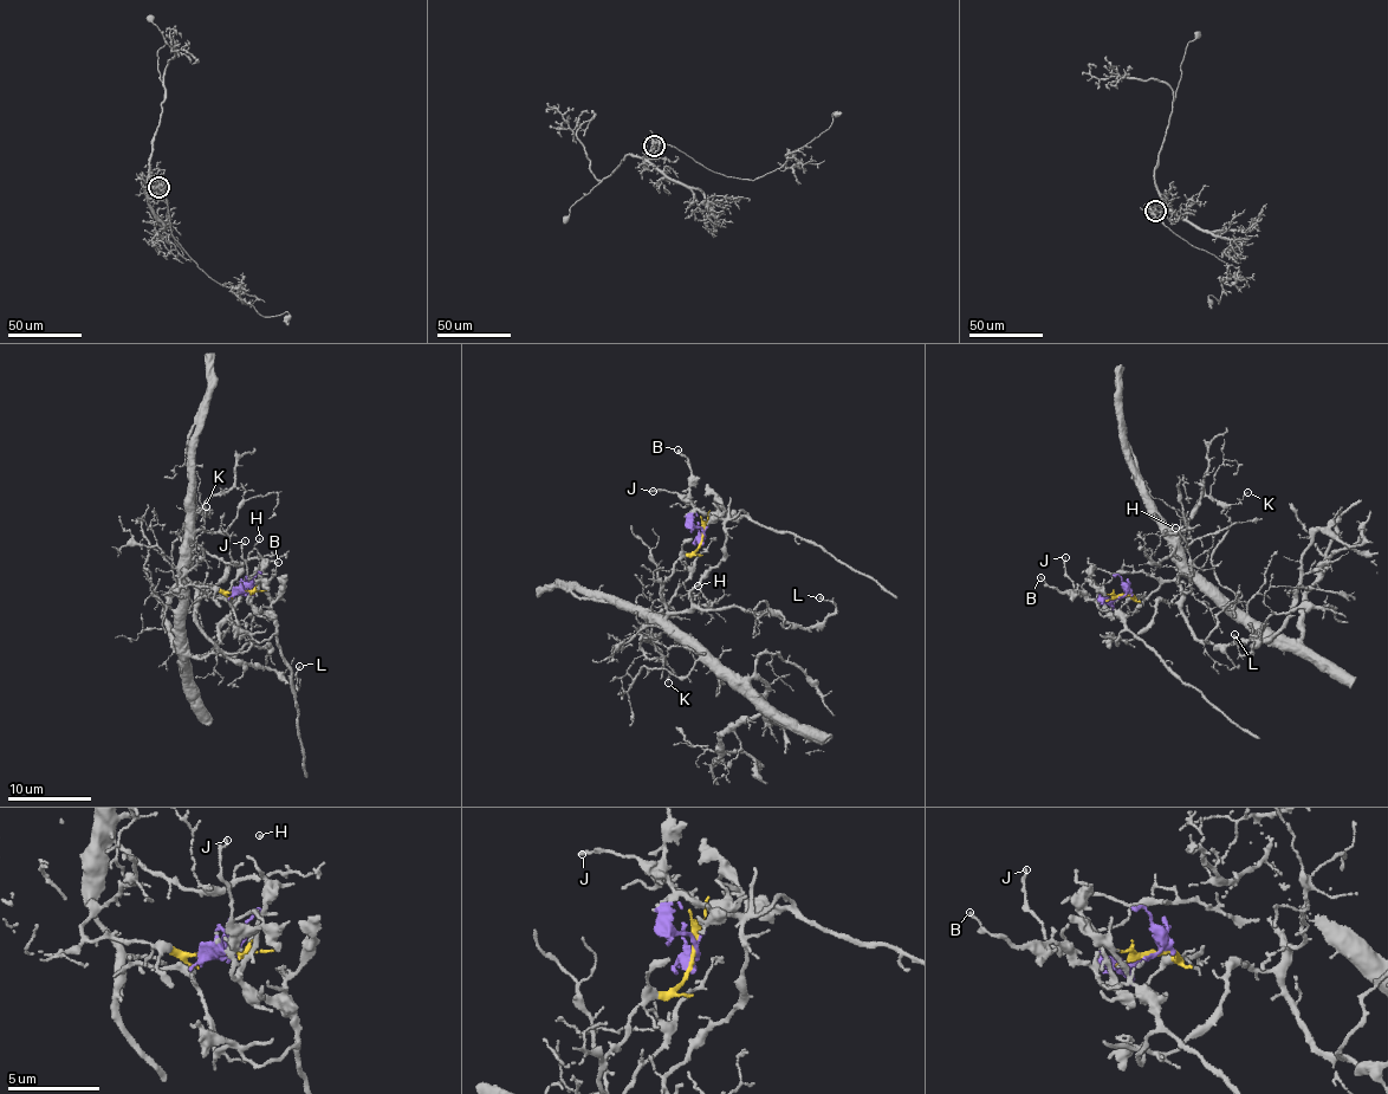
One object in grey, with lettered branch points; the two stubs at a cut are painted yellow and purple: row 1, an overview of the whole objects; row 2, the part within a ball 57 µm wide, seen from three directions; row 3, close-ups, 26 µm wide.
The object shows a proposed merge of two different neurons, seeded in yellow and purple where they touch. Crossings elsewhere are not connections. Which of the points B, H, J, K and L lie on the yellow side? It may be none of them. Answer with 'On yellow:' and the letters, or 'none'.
On yellow: H, K, L

